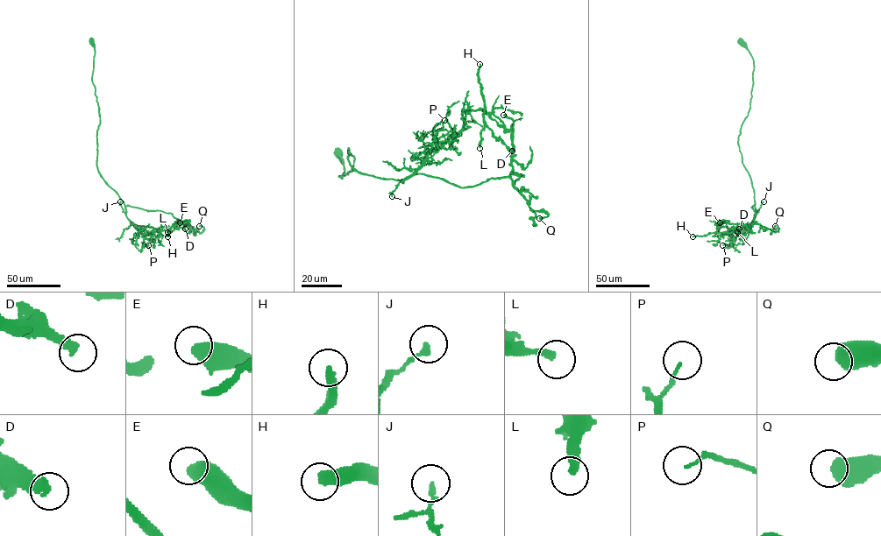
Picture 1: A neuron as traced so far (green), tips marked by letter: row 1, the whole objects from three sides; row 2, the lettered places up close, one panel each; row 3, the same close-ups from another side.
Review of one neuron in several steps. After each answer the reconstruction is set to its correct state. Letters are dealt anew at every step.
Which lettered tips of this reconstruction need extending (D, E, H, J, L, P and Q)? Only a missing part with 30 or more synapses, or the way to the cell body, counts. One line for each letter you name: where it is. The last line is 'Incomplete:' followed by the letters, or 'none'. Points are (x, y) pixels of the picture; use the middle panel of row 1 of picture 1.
D: place (512, 151)
L: place (479, 148)
Incomplete: D, L

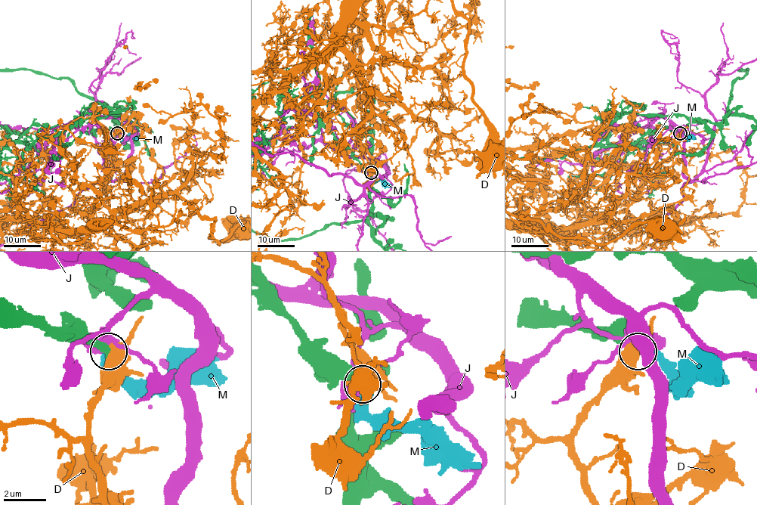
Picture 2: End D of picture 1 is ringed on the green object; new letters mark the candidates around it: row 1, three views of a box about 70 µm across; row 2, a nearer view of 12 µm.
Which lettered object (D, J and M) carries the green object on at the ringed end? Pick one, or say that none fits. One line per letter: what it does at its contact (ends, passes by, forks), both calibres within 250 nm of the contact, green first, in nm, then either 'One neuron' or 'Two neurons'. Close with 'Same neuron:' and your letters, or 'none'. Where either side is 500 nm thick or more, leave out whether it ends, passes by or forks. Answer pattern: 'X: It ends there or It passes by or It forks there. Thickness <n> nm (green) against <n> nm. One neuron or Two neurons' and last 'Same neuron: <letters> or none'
D: Thickness 440 nm (green) against 550 nm. Two neurons
J: Thickness 600 nm (green) against 440 nm. Two neurons
M: It ends there. Thickness 420 nm (green) against 400 nm. One neuron
Same neuron: M

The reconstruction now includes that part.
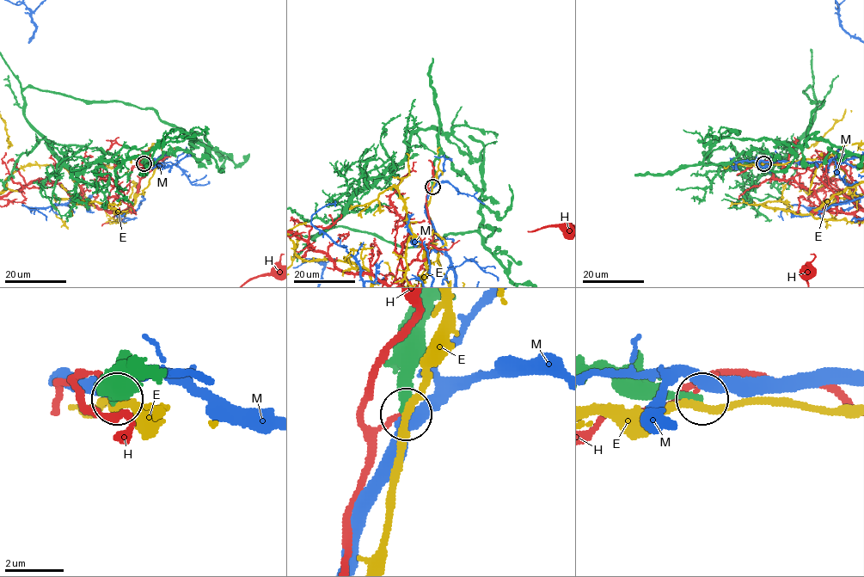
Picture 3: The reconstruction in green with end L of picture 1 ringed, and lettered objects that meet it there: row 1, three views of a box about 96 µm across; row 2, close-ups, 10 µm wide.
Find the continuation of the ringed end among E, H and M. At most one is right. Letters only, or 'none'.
none

